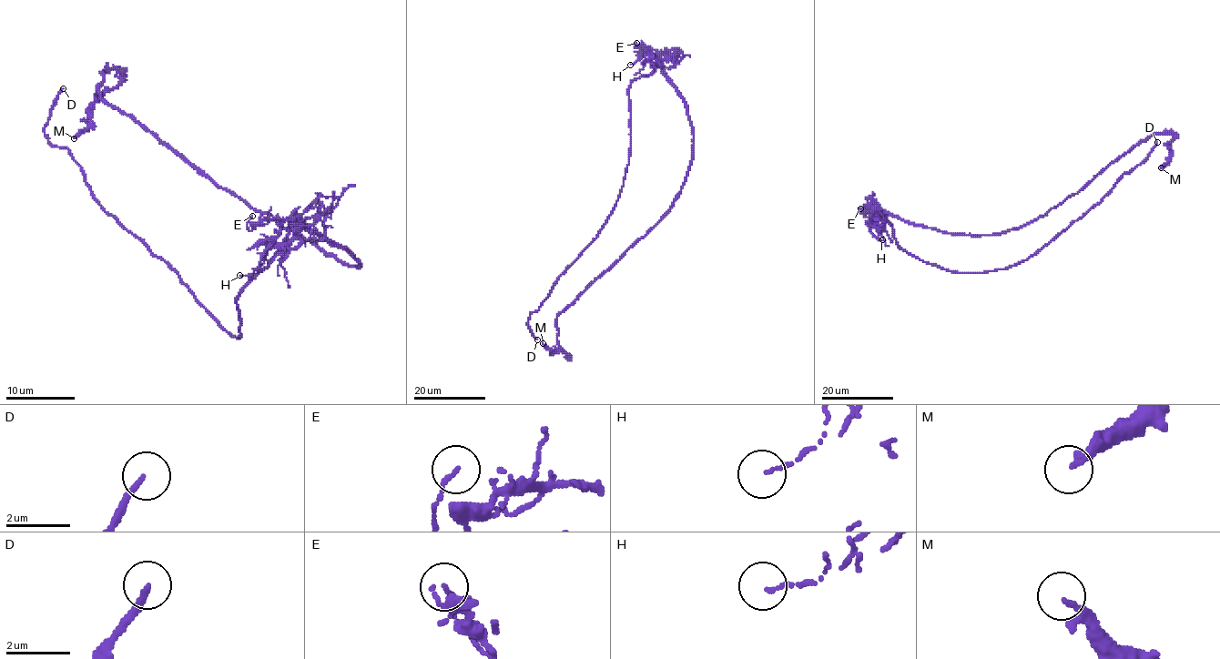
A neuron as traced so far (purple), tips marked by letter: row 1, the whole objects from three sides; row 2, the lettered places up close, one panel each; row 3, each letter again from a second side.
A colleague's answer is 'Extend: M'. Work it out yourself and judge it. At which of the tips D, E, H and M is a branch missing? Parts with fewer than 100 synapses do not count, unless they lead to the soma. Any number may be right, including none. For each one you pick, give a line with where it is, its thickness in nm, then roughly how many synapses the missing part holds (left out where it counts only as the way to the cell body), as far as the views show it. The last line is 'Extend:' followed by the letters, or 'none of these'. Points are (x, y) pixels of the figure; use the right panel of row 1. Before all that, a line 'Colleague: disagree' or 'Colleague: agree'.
Colleague: disagree
D: at (1157, 142); 180 nm thick
Extend: D

